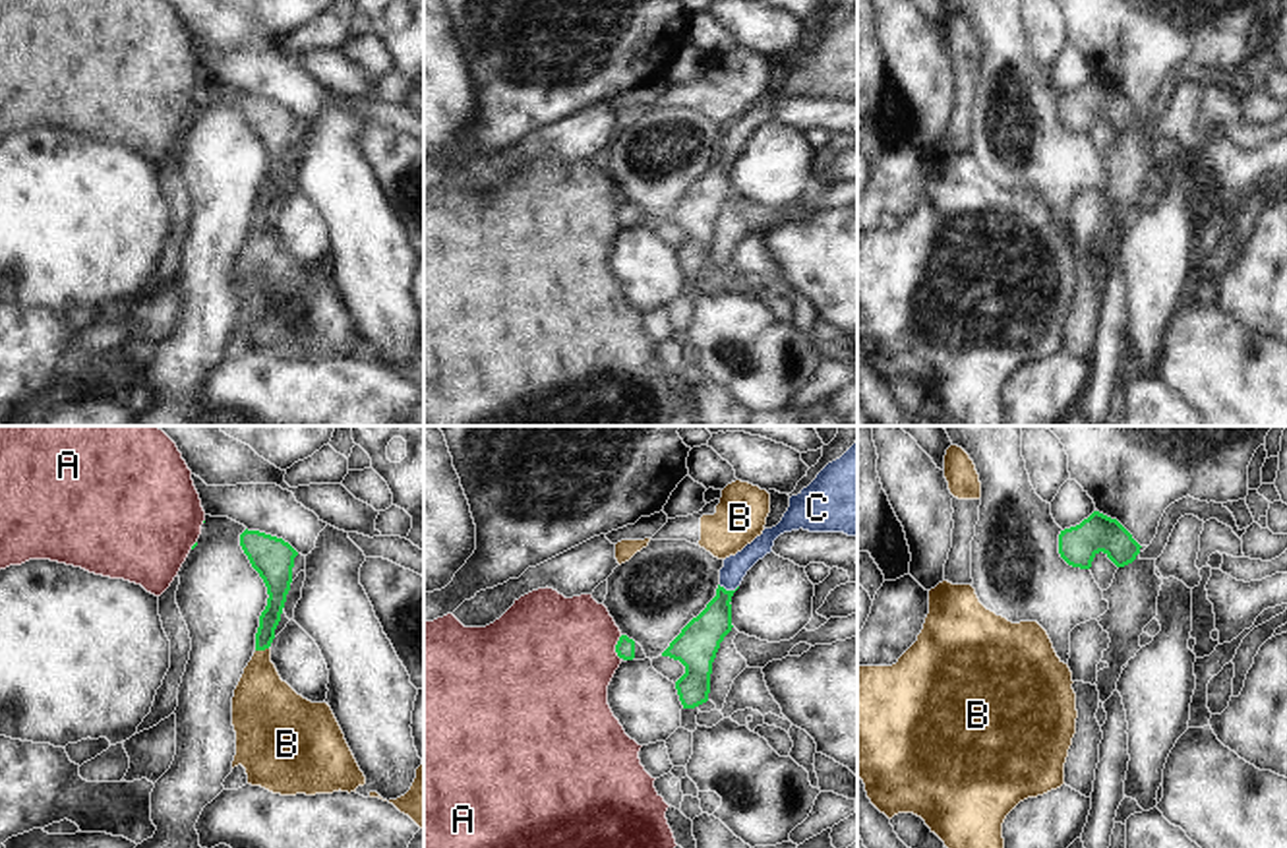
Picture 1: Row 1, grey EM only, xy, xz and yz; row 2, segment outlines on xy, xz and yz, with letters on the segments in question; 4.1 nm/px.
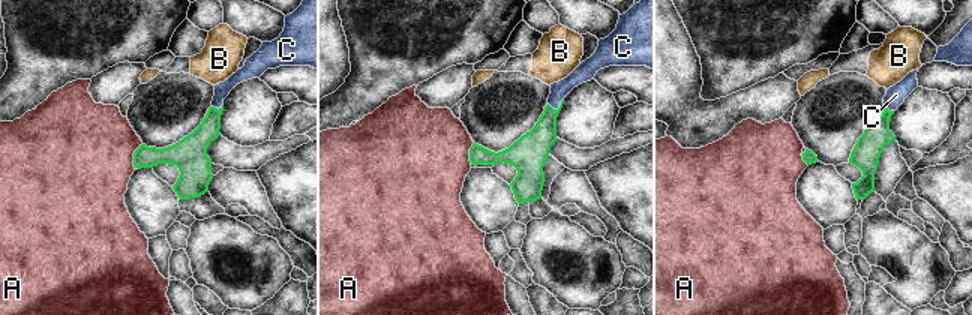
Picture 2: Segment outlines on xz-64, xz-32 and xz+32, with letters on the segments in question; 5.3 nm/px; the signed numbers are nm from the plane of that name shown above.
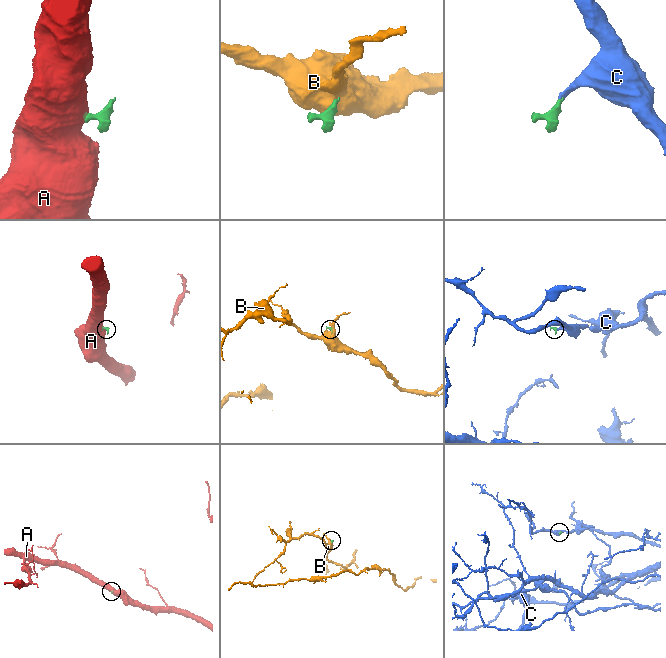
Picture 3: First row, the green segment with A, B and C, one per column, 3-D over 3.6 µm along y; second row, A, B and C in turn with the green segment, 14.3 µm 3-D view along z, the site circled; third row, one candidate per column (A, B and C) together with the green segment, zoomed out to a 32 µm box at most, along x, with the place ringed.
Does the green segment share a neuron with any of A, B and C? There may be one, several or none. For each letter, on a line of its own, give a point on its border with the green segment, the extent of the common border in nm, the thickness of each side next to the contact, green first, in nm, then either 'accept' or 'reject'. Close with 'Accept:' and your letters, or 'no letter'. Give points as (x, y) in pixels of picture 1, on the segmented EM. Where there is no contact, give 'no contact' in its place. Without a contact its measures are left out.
A: xz (616, 647) | 100 nm | 80/480 nm | reject
B: xy (262, 649) | 60 nm | 90/280 nm | reject
C: xz (728, 591) | 90 nm | 170/100 nm | accept
Accept: C

